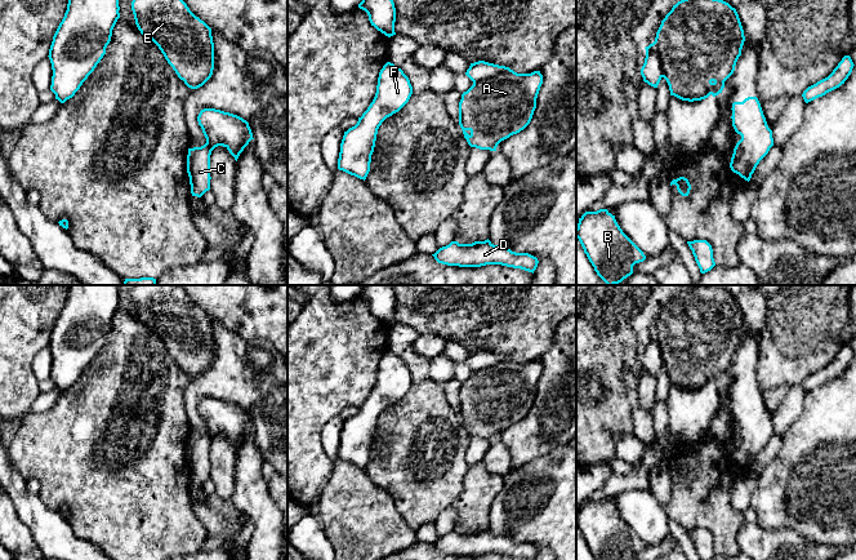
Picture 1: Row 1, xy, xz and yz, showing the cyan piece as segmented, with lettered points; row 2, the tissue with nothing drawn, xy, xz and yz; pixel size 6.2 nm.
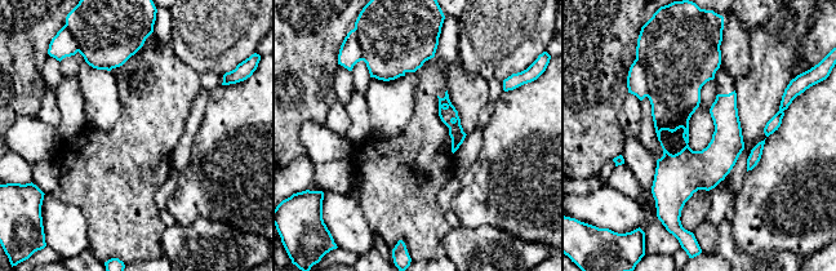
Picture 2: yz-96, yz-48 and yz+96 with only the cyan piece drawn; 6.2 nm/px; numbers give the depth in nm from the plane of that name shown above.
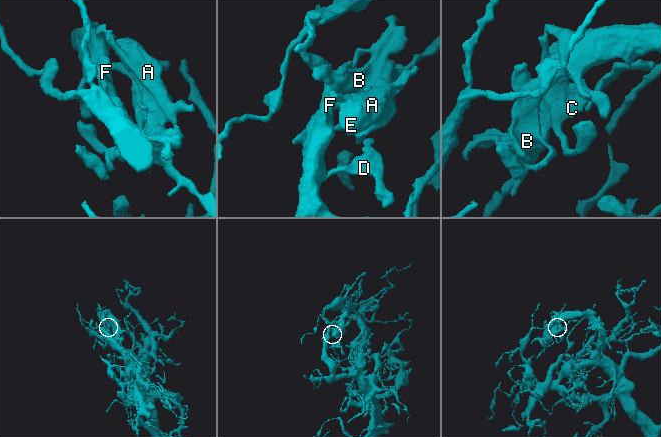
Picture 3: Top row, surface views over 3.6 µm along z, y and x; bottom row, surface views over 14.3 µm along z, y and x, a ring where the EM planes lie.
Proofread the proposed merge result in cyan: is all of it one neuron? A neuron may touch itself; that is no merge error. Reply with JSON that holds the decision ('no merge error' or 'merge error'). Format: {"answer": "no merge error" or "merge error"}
{"answer": "no merge error"}

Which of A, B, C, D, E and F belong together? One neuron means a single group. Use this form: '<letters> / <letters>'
A B C D E F

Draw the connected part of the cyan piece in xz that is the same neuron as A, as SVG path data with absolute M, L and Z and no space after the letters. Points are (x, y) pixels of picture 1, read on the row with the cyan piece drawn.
M485 61L471 63L465 75L473 85L459 102L464 138L471 147L496 151L501 141L530 124L543 75L540 71L517 74Z

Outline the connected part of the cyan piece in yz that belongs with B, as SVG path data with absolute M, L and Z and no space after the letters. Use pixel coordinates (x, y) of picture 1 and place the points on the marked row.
M607 209L585 212L579 218L576 237L594 271L607 285L621 283L633 274L636 263L646 259Z

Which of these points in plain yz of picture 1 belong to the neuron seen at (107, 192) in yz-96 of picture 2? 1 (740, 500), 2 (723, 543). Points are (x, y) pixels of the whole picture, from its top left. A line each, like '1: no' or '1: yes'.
1: no
2: yes

